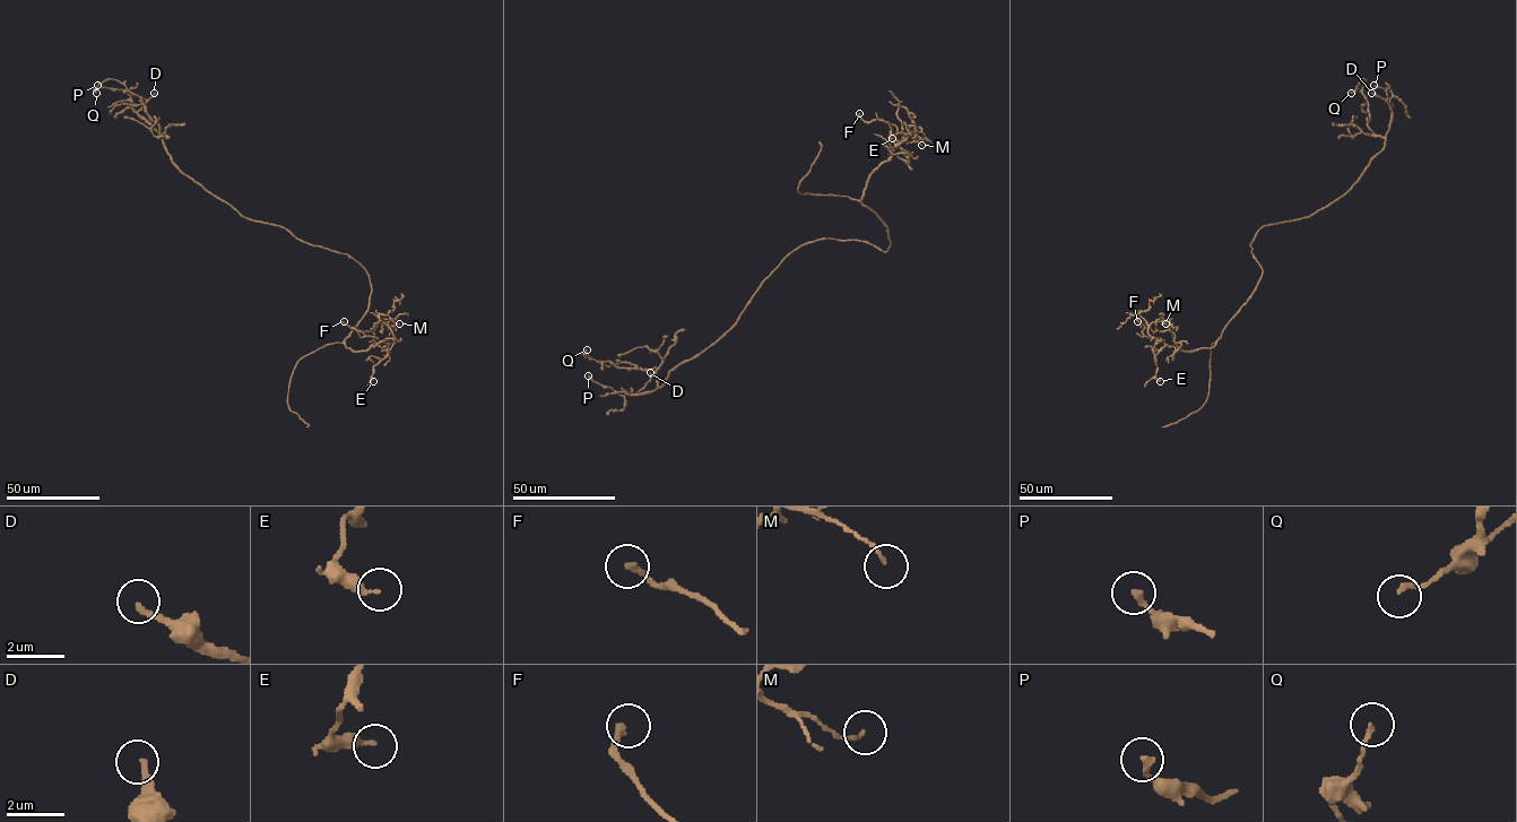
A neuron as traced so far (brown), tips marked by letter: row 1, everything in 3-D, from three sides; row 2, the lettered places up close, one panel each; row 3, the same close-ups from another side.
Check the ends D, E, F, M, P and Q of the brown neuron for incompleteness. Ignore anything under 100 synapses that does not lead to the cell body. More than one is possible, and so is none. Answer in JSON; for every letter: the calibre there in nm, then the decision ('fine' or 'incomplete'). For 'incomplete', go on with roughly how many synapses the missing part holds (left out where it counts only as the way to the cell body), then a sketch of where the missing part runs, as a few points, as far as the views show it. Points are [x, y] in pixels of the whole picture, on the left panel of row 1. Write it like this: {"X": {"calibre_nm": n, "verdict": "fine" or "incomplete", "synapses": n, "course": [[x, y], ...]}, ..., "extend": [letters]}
{"D": {"calibre_nm": 200, "verdict": "fine"}, "E": {"calibre_nm": 320, "verdict": "fine"}, "F": {"calibre_nm": 220, "verdict": "fine"}, "M": {"calibre_nm": 110, "verdict": "fine"}, "P": {"calibre_nm": 240, "verdict": "fine"}, "Q": {"calibre_nm": 150, "verdict": "fine"}, "extend": []}

